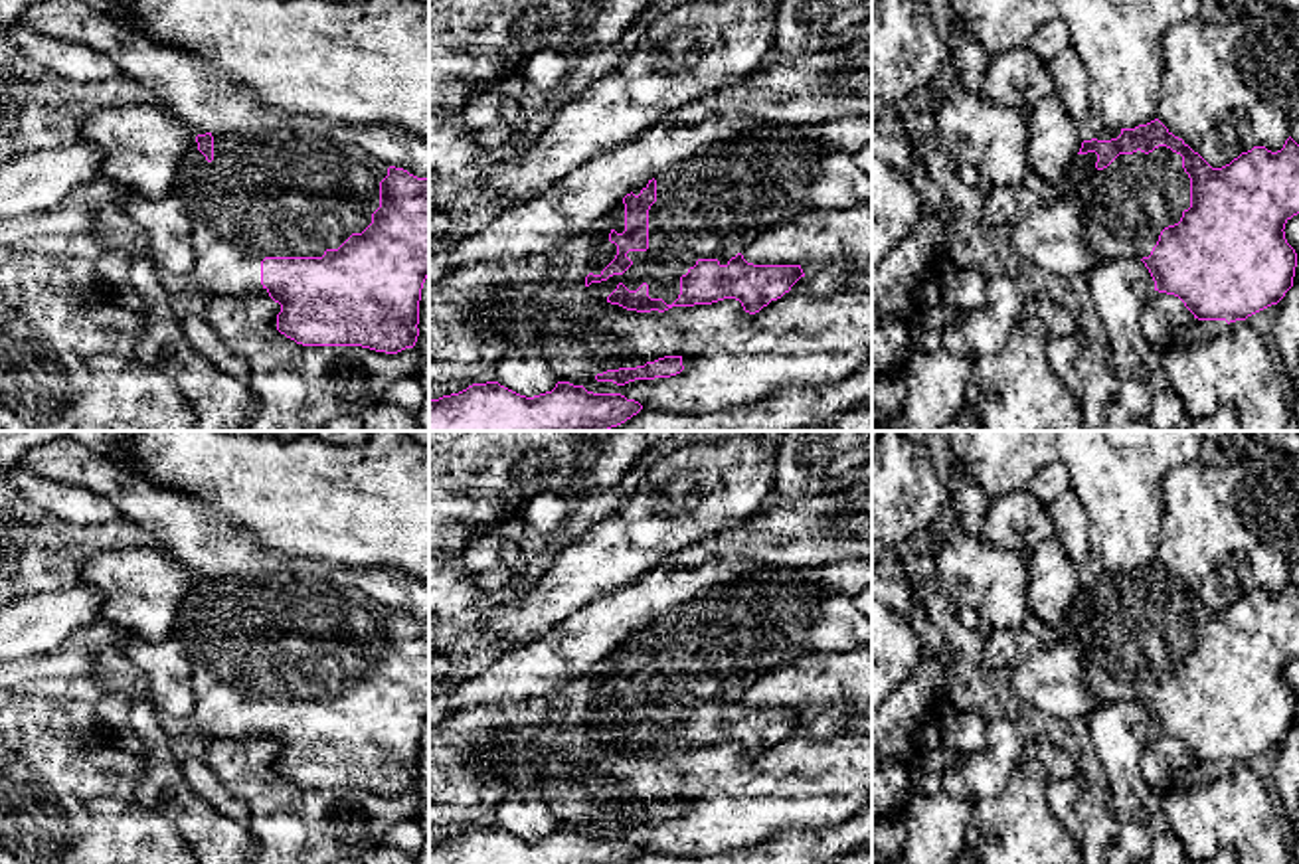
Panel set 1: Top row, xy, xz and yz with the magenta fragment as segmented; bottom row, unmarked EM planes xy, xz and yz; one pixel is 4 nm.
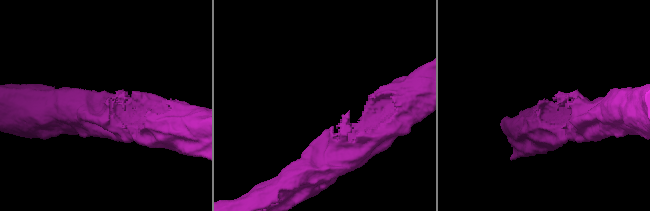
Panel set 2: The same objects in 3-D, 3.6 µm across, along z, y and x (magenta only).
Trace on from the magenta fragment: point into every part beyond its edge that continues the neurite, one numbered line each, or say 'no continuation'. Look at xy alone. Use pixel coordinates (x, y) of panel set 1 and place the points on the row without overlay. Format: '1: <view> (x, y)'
1: xy (283, 635)

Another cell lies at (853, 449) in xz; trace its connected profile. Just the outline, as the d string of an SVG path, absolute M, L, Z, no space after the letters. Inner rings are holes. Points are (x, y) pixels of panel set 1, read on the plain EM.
M785 431L775 494L797 502L872 478L872 431Z

